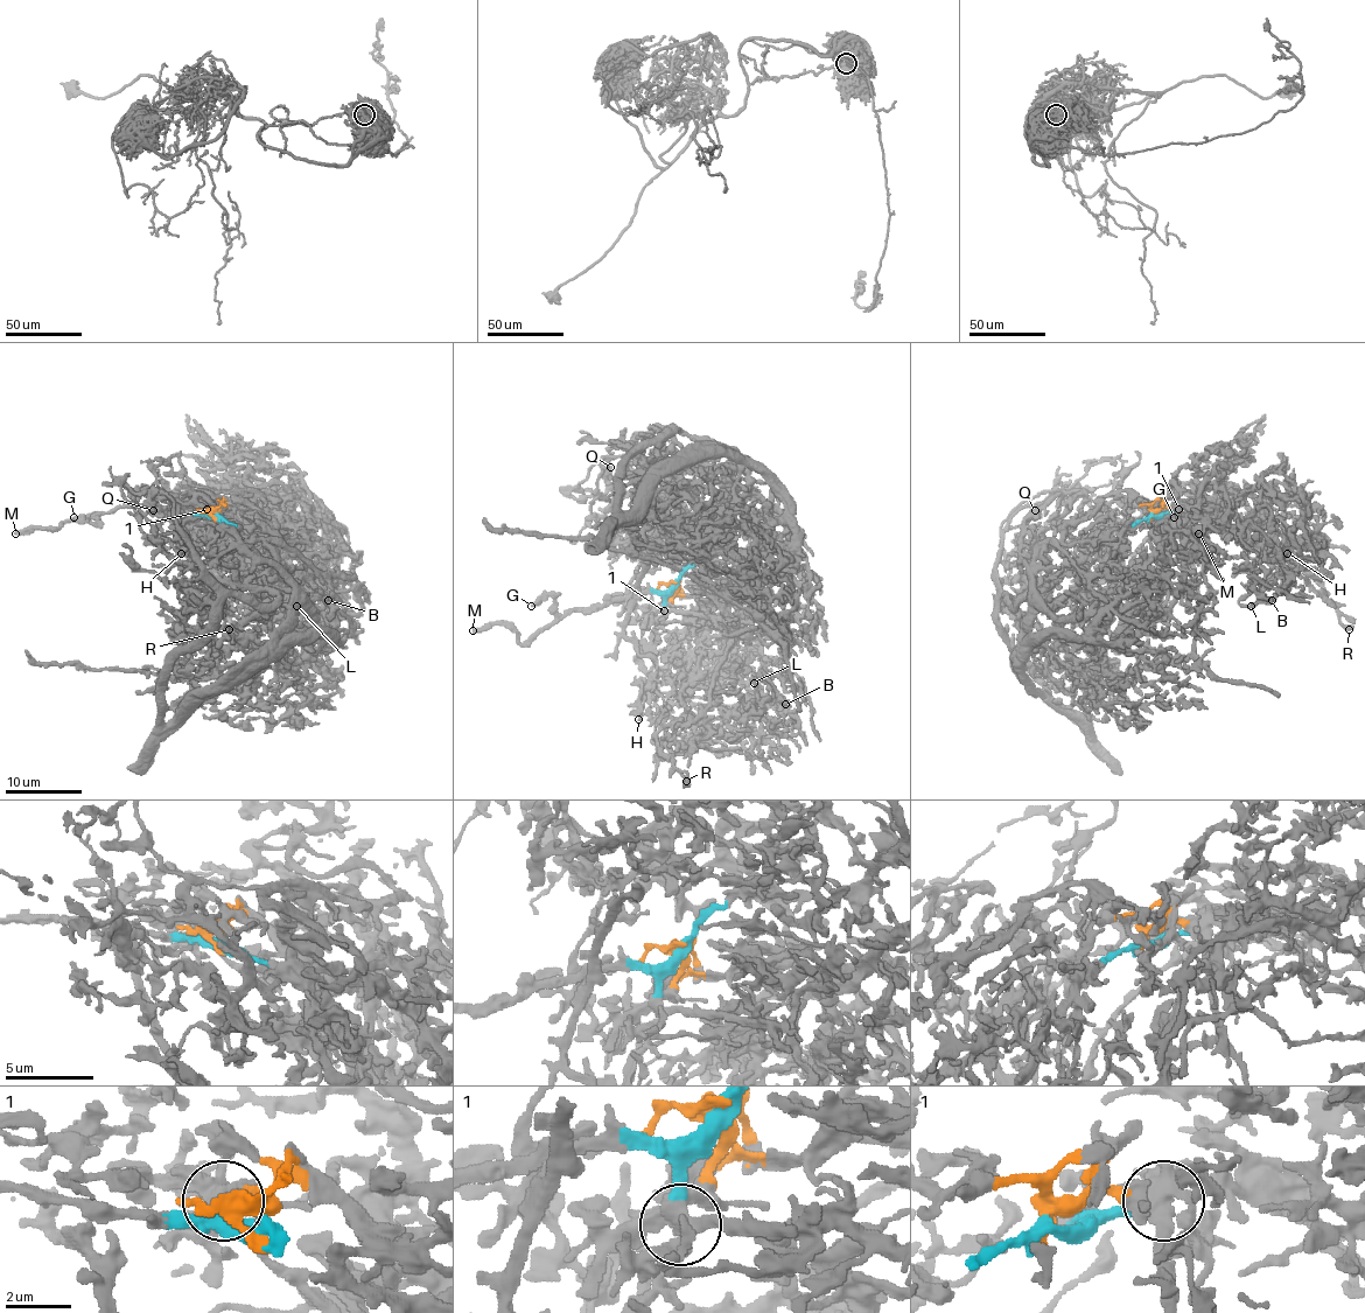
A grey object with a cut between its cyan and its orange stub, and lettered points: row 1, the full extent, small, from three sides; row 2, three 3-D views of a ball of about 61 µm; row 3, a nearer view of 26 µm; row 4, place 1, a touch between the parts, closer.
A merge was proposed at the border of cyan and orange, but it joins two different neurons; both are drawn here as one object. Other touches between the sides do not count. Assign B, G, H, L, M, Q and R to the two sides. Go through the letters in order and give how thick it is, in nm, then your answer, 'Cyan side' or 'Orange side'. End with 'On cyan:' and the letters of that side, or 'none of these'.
B: Thickness 300 nm. Orange side
G: Thickness 420 nm. Cyan side
H: Thickness 240 nm. Orange side
L: Thickness 130 nm. Orange side
M: Thickness 380 nm. Cyan side
Q: Thickness 260 nm. Orange side
R: Thickness 500 nm. Orange side
On cyan: G, M

